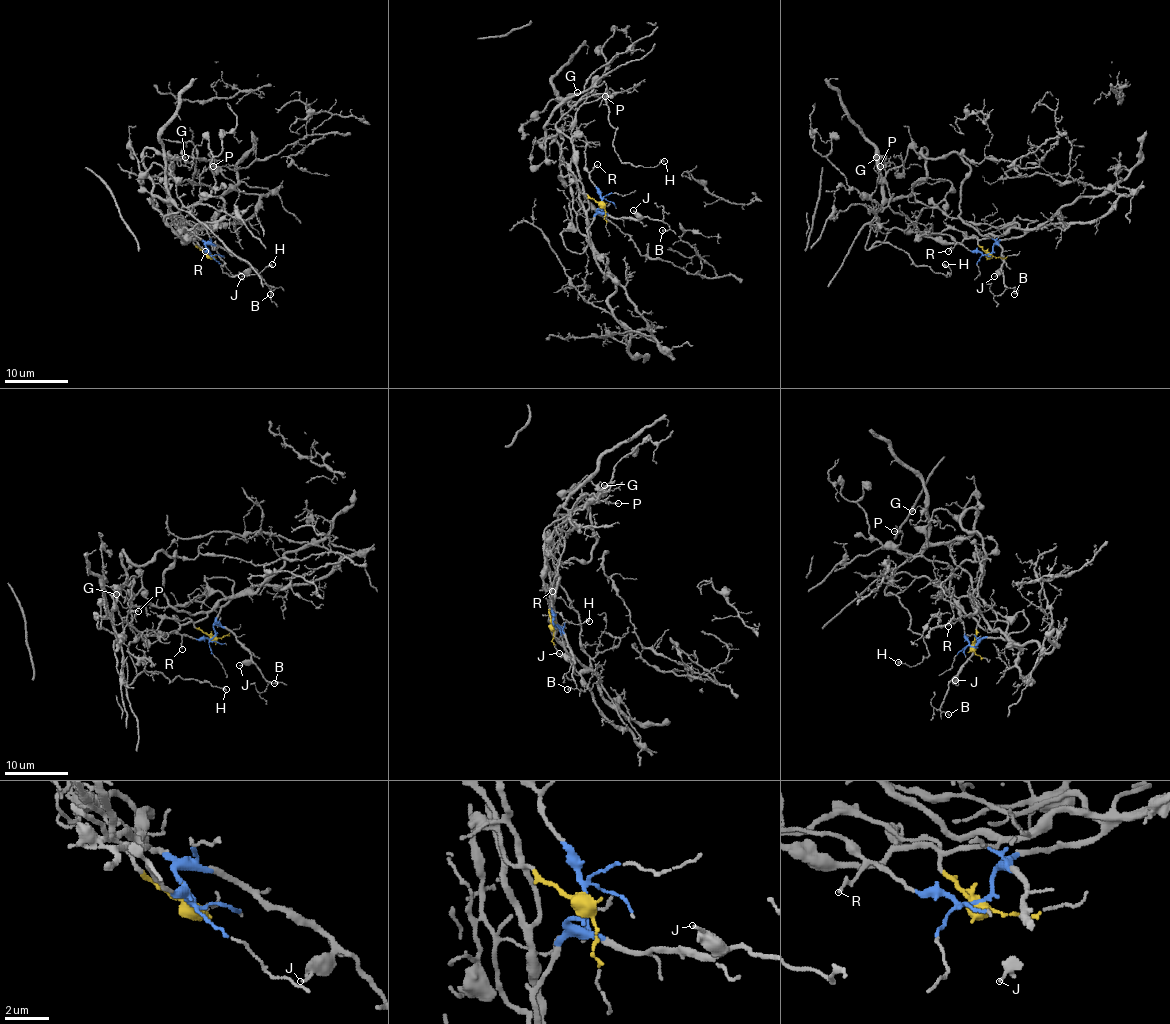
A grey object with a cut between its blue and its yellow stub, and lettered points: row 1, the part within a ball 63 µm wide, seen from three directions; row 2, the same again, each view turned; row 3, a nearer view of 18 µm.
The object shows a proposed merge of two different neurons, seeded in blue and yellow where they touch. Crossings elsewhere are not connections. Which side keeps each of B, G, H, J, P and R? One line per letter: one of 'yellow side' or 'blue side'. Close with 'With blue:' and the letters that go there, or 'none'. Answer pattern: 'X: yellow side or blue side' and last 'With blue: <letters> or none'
B: blue side
G: yellow side
H: yellow side
J: blue side
P: yellow side
R: blue side
With blue: B, J, R

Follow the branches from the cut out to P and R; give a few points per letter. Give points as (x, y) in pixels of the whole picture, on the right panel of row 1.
P: (988, 254), (976, 239), (936, 242), (925, 237), (903, 215), (882, 207), (871, 197), (879, 166)
R: (988, 254), (973, 253), (958, 243), (949, 251)

